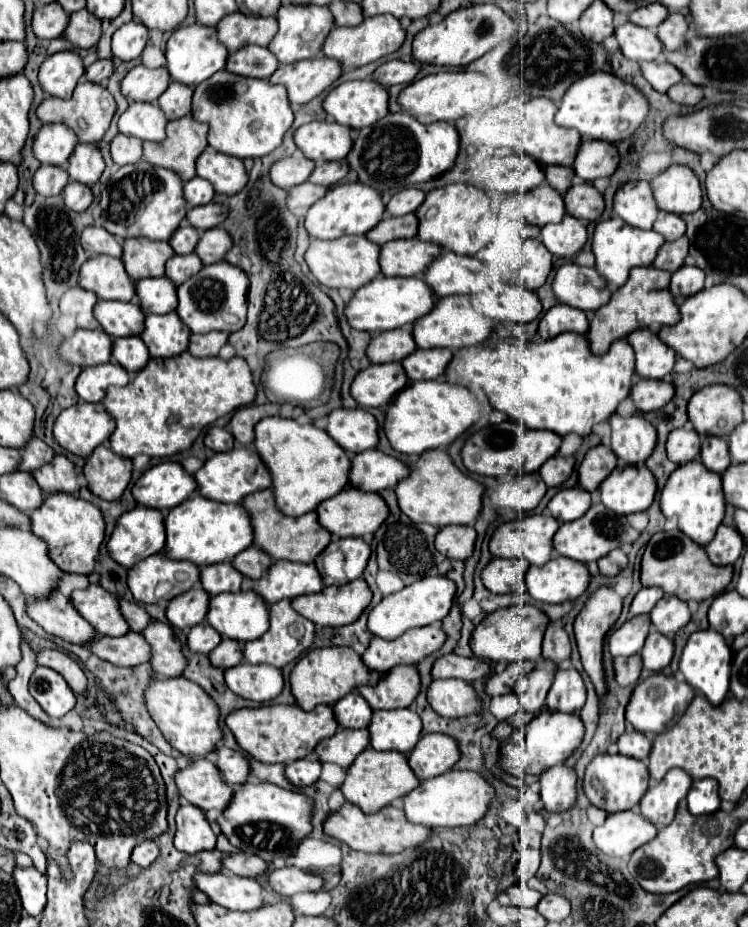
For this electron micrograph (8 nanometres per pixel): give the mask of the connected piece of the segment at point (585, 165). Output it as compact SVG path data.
M586 140L580 144L578 156L574 160L576 176L592 182L596 178L608 178L616 172L620 164L620 154L614 144L602 140Z

